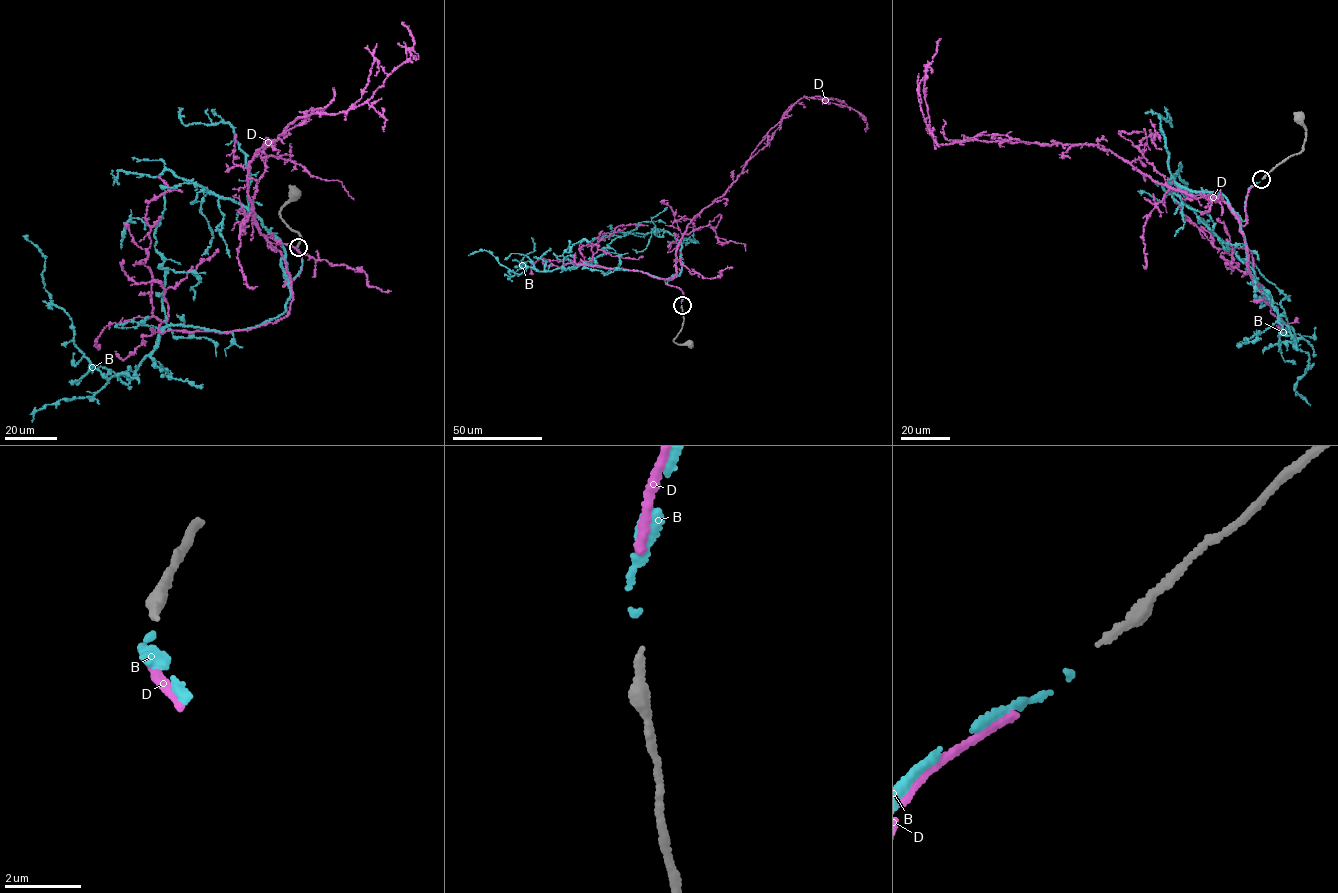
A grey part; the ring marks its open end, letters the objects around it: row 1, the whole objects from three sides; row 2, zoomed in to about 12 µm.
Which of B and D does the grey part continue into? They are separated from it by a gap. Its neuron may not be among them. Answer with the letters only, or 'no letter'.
B

